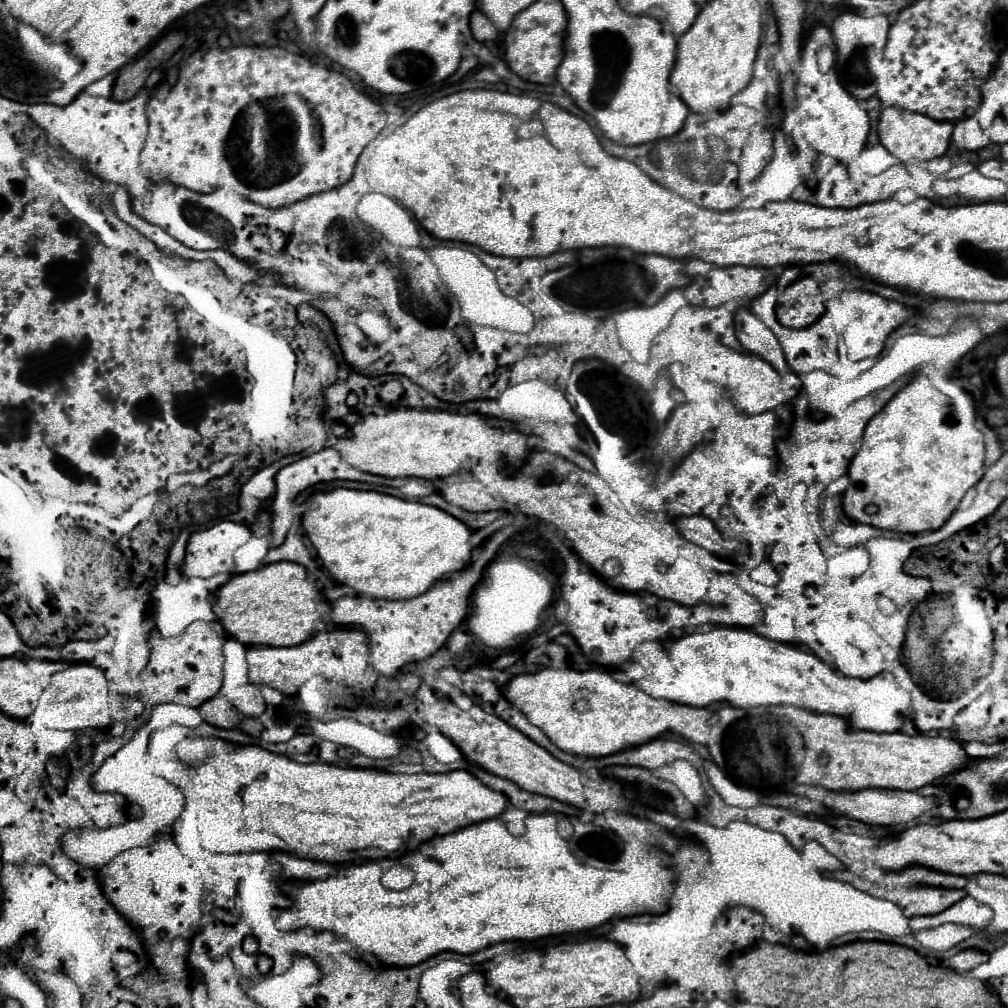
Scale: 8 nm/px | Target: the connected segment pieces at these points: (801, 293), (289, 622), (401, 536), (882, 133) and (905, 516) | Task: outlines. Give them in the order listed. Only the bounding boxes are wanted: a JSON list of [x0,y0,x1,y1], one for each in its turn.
[[776,277,824,329],[214,561,324,647],[302,489,470,599],[878,107,954,163],[844,373,984,533]]

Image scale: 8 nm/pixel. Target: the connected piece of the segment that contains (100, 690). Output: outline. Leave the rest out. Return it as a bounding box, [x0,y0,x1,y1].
[44,663,114,731]

